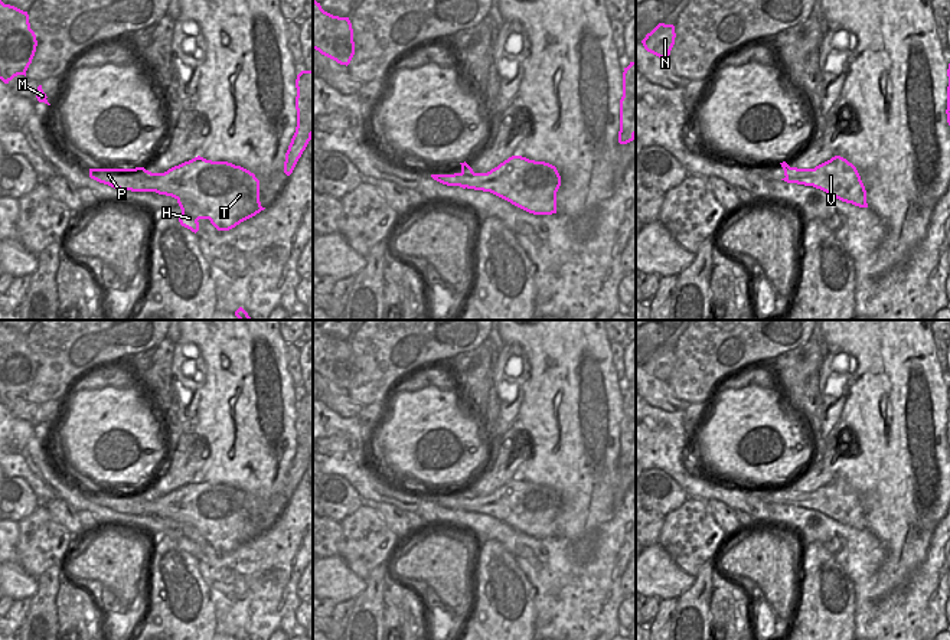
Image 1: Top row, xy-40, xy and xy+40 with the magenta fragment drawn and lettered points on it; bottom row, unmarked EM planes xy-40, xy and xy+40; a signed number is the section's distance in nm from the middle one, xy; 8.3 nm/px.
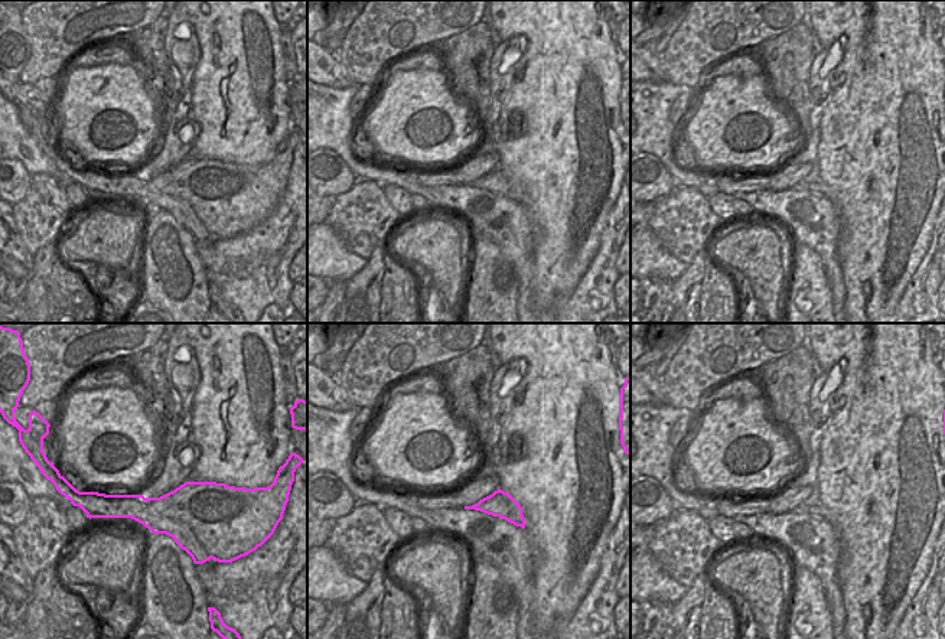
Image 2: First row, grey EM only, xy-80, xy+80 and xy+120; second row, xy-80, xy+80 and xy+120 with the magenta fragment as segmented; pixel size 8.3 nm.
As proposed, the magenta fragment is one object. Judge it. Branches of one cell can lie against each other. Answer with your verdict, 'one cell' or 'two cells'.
two cells

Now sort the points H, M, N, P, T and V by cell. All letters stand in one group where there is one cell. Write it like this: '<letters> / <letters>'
H M N P / T V

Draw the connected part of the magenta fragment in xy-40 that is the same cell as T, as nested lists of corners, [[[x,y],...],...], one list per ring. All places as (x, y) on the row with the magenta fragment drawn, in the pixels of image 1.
[[[197,156],[164,173],[151,173],[144,167],[141,173],[148,176],[140,180],[151,186],[148,192],[195,203],[218,231],[229,231],[265,209],[259,202],[259,180],[255,174],[228,161],[212,161]]]

